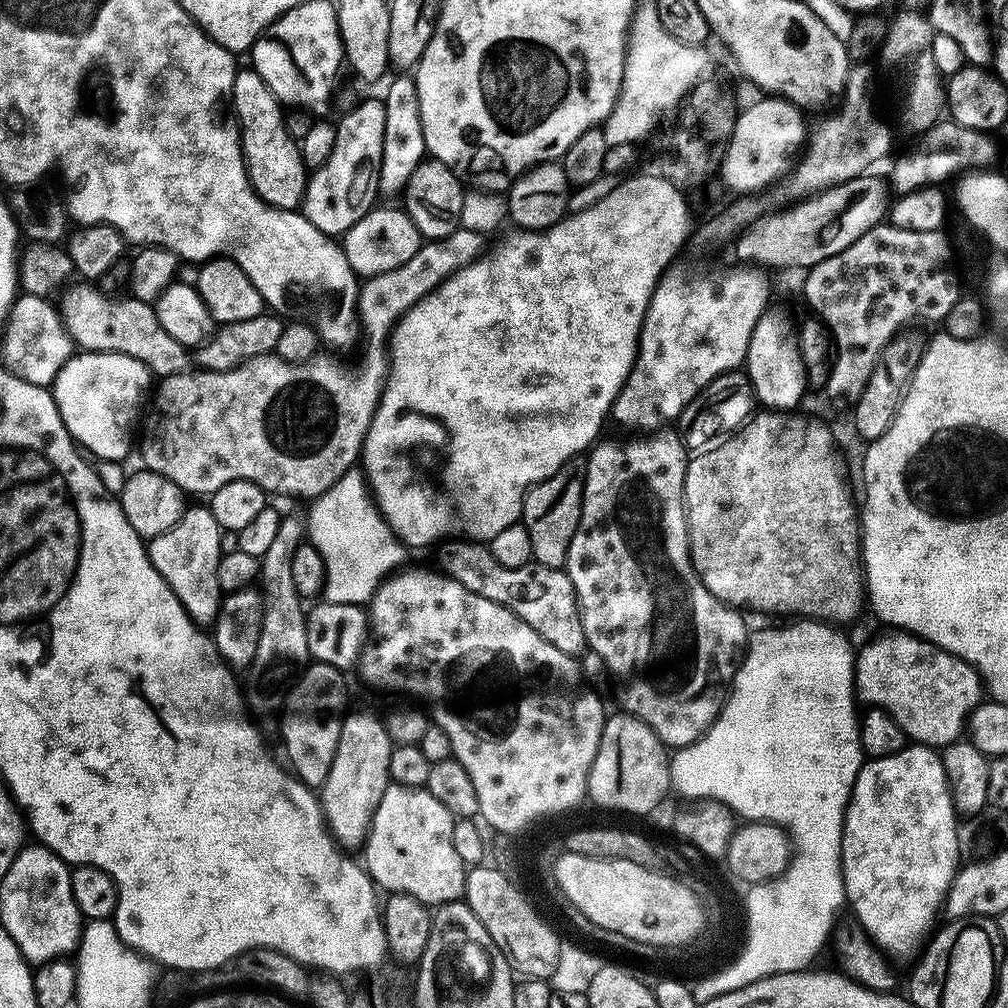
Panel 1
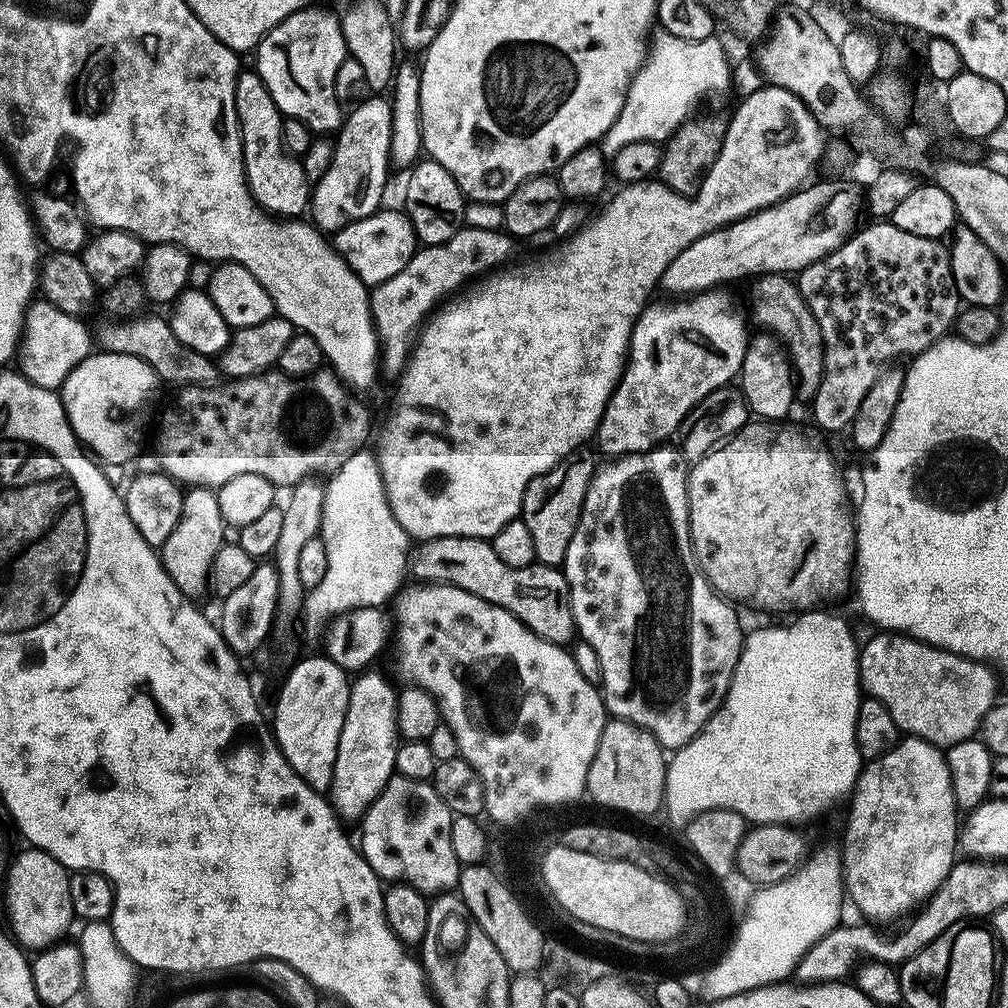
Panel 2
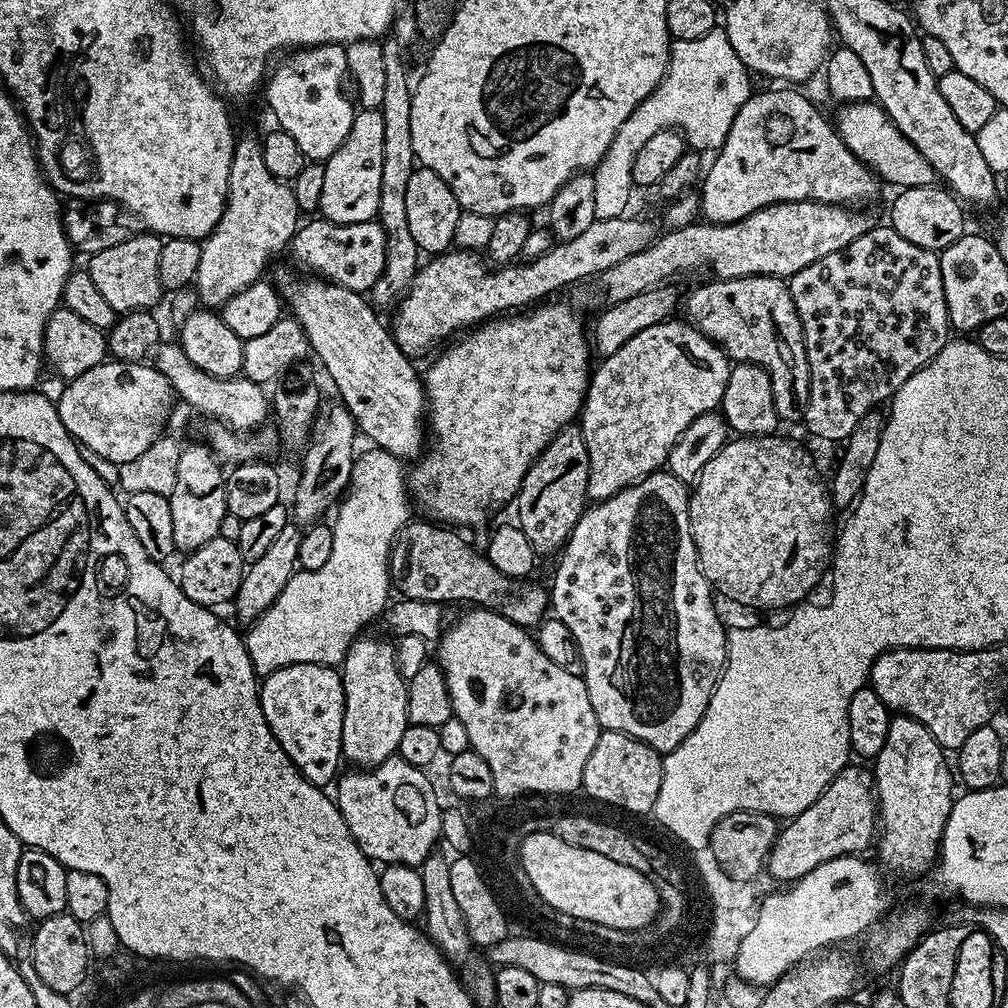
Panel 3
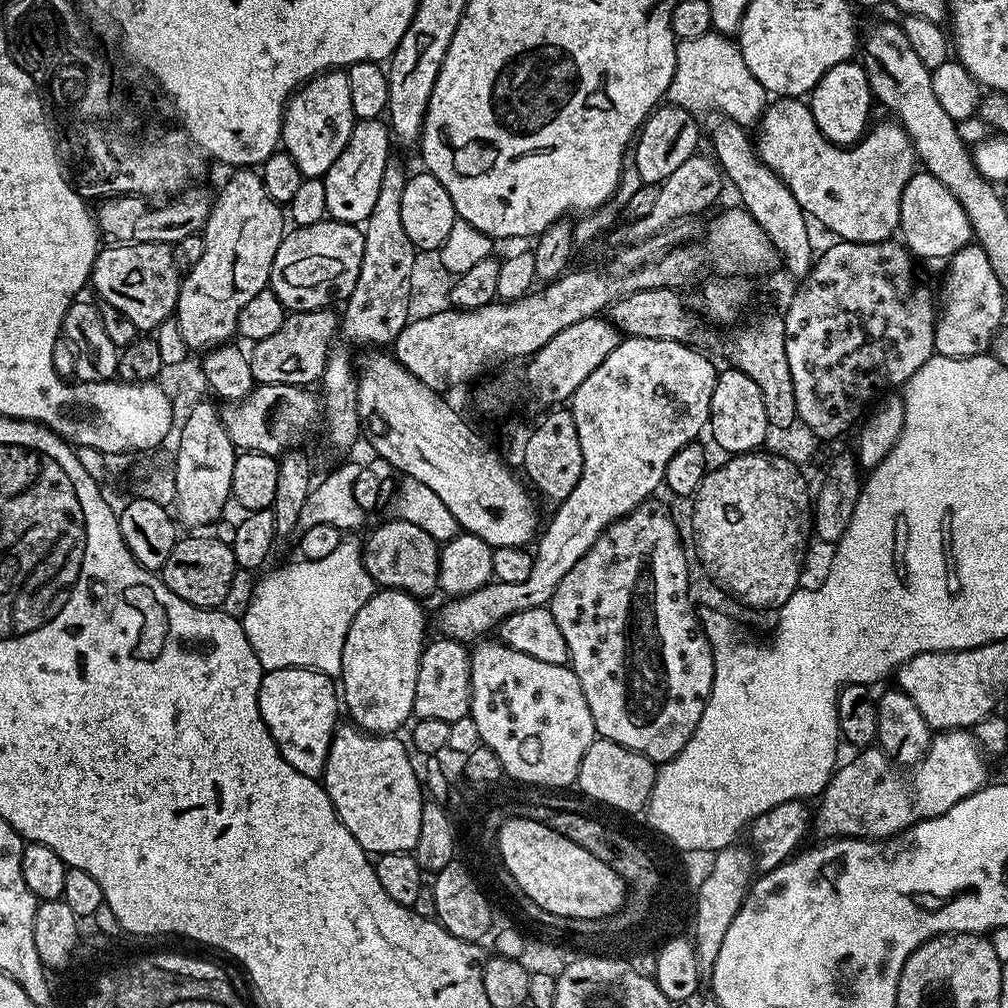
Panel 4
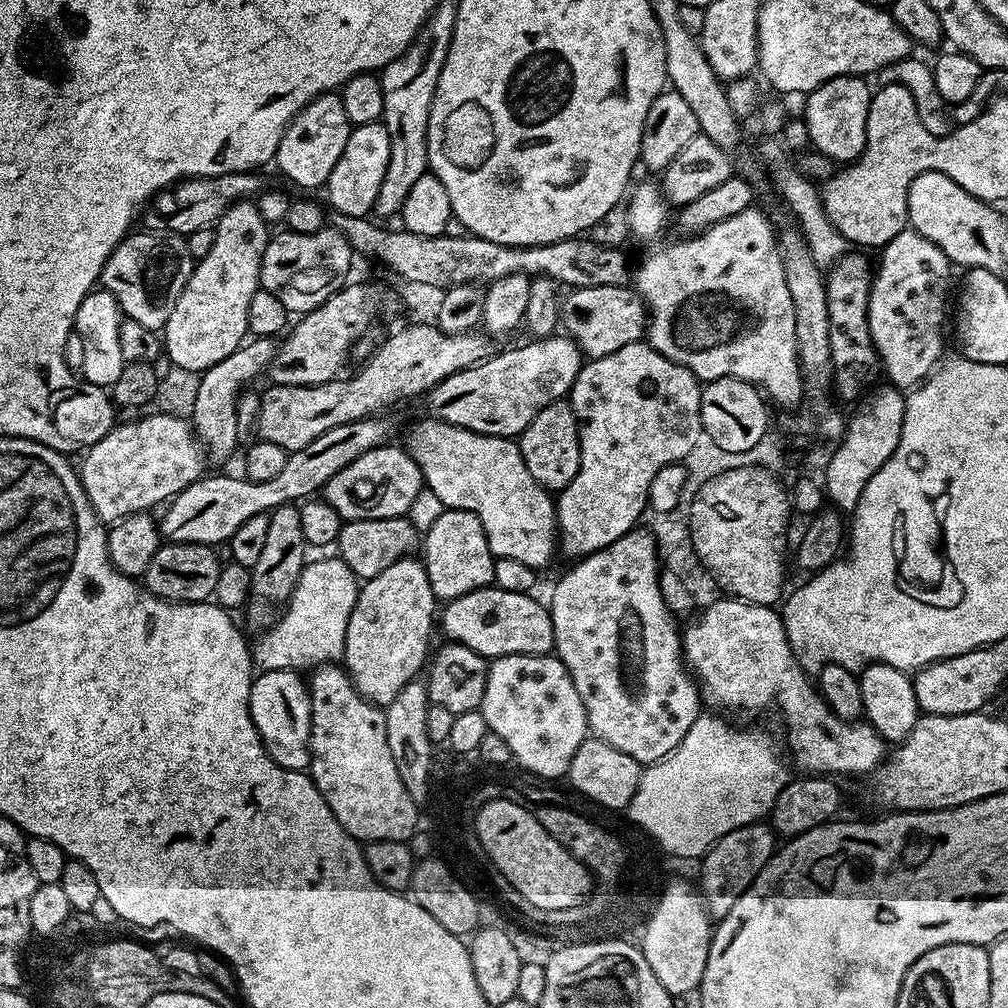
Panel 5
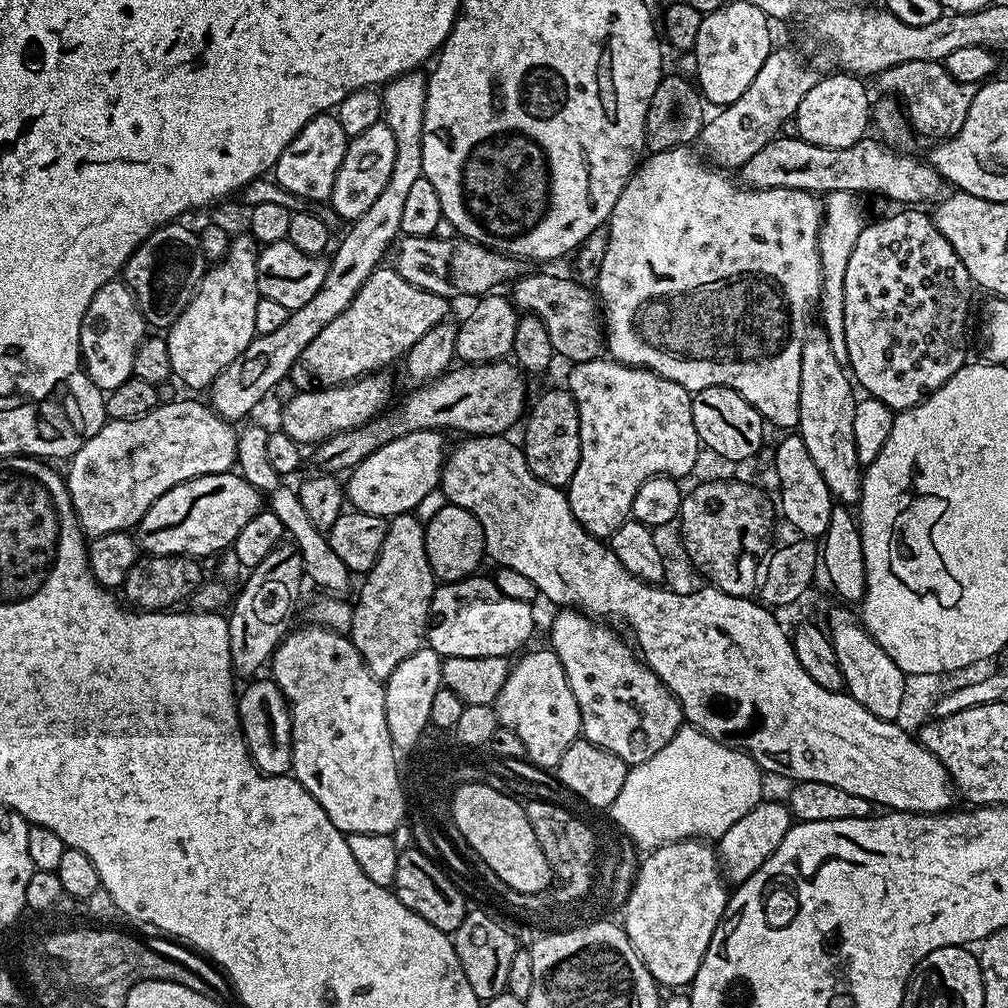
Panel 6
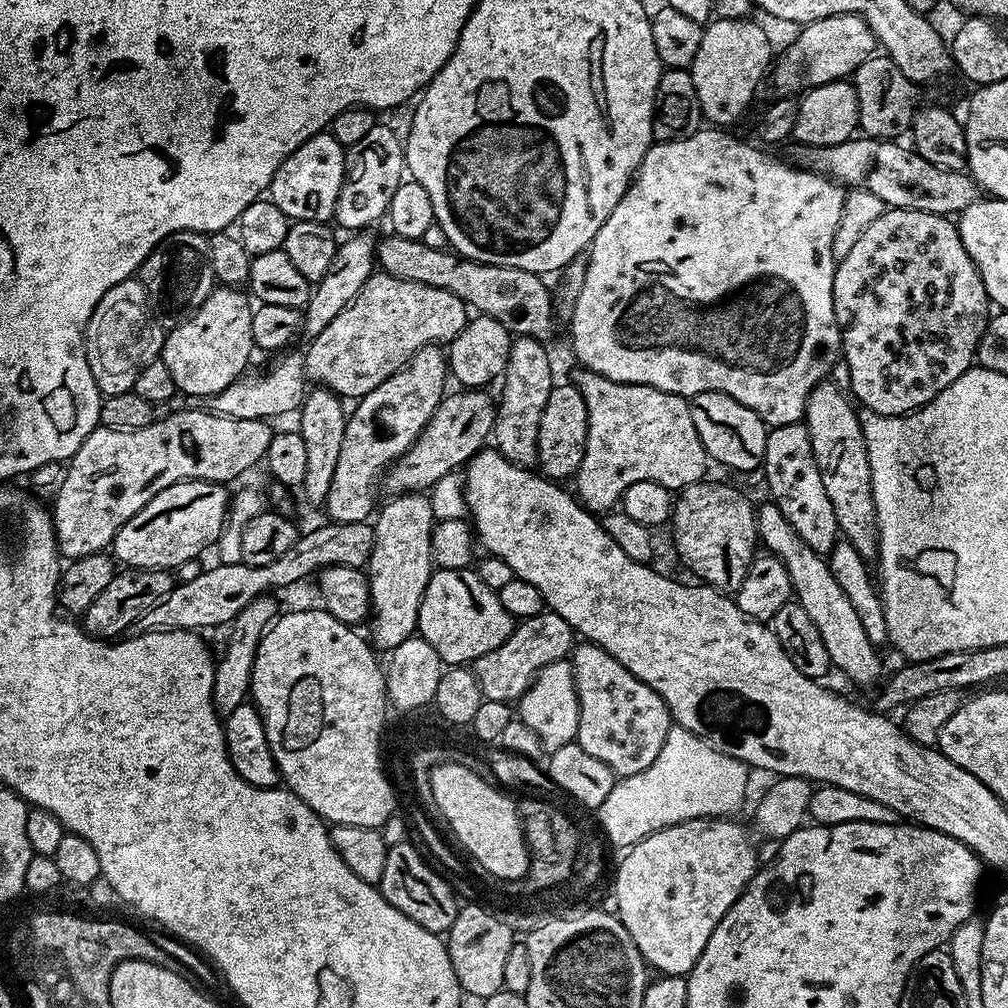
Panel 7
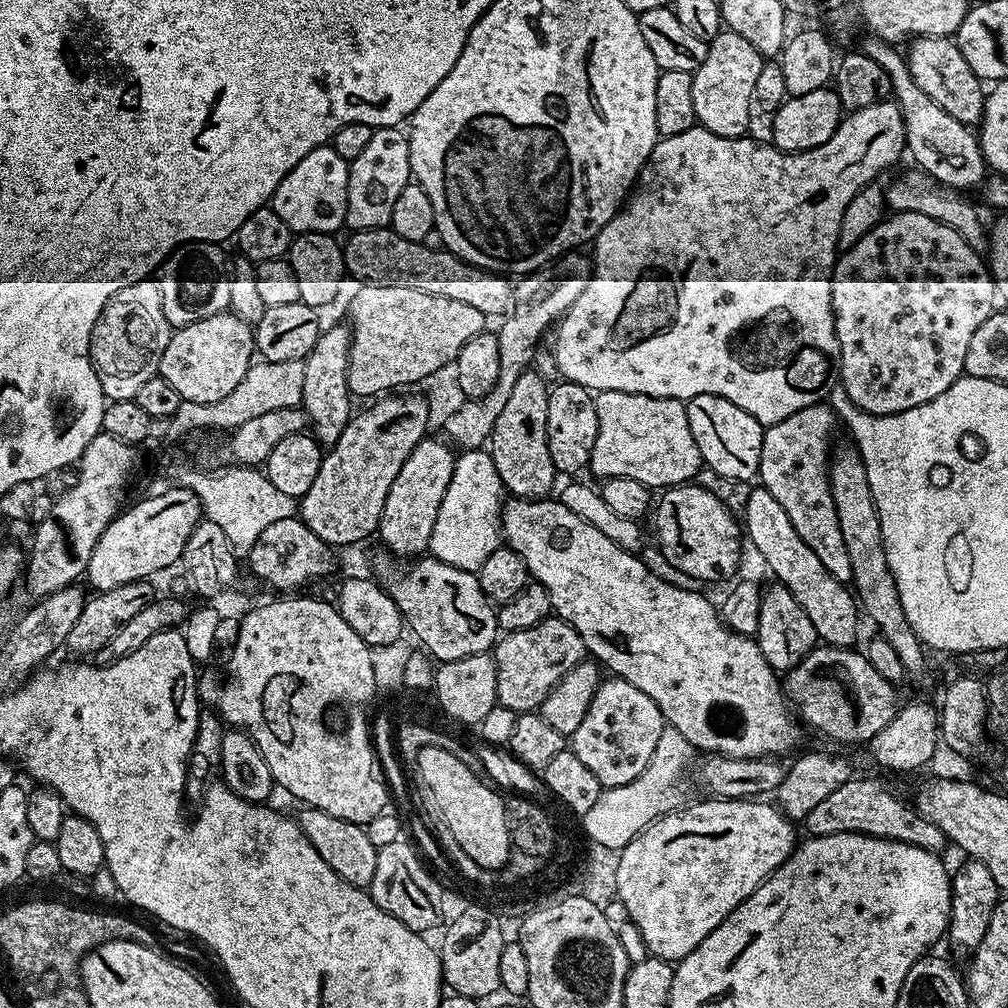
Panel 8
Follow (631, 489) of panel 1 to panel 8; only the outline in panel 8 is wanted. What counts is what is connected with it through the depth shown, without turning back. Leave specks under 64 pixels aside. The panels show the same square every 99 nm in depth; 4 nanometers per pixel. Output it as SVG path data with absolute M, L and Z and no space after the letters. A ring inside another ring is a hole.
M604 678L590 702L590 710L586 710L586 718L582 718L582 726L570 738L570 751L594 773L601 789L626 786L646 770L665 726L662 710L658 710L650 694L642 694L638 686L630 686L625 680Z

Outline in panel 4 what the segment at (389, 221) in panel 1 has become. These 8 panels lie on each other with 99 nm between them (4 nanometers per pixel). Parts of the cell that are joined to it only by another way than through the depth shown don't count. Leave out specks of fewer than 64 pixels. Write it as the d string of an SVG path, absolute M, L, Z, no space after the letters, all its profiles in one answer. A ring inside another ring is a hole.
M325 218L310 226L293 227L285 231L278 246L278 254L274 254L268 283L273 294L284 303L288 312L315 312L317 308L329 307L333 303L331 300L347 301L354 290L354 282L358 282L363 253L364 233L355 224L343 224L341 220Z

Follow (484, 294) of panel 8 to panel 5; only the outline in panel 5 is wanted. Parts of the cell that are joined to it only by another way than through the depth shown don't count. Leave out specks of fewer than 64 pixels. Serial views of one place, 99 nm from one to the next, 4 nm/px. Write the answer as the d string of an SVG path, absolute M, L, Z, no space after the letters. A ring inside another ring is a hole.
M615 284L614 286L590 286L589 288L571 289L563 297L560 306L560 324L563 331L571 336L573 342L580 347L585 357L597 360L606 354L614 354L614 350L622 350L622 346L643 341L648 326L648 309L644 297L637 294L635 287Z

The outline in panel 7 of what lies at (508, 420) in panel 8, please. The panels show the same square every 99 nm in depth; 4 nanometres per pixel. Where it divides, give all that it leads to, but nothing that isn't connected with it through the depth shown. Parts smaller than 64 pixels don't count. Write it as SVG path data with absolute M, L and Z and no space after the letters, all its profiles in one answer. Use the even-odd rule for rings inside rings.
M516 336L513 339L502 375L504 385L495 405L496 422L491 433L496 451L510 462L527 469L538 461L538 426L542 422L542 410L546 410L546 398L550 398L554 387L552 360L544 348L547 348L545 341L532 336Z

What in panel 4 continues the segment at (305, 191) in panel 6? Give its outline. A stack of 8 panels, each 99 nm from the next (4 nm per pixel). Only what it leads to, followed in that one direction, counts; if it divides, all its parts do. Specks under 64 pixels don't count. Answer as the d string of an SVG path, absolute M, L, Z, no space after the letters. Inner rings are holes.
M347 71L322 72L319 76L313 76L311 80L300 85L284 105L284 121L280 124L283 151L288 152L290 158L294 158L301 177L323 178L338 158L338 154L342 154L352 133L352 125L356 121L354 106L350 106L350 82Z

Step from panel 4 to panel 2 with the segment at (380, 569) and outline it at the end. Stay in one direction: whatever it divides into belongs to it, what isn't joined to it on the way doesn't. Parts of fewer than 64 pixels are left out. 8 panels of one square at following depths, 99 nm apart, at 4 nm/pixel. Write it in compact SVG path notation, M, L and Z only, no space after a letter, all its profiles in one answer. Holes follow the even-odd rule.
M443 536L433 540L419 541L409 551L408 572L413 581L423 585L449 584L450 586L458 586L462 590L514 614L514 618L521 620L530 631L538 634L544 640L549 640L551 644L567 645L569 643L567 640L576 632L576 623L572 617L572 604L568 601L568 583L563 571L560 568L551 568L550 565L539 562L521 568L506 566L506 562L502 562L502 558L498 558L498 554L494 554L489 541L479 540L473 536Z

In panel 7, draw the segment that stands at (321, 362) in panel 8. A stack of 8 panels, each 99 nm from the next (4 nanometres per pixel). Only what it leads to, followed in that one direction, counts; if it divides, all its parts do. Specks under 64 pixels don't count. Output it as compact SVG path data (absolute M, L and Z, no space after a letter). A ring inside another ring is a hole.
M313 387L304 398L298 411L298 431L306 442L306 478L302 493L312 504L323 506L330 494L330 482L334 482L334 470L338 466L338 450L342 450L342 434L346 419L345 401L328 388Z

